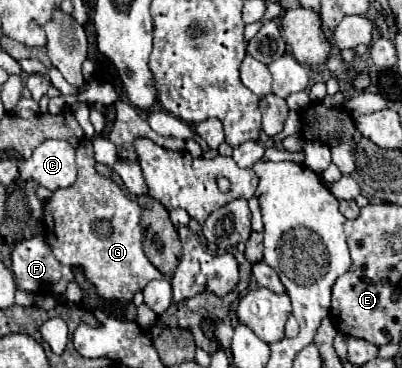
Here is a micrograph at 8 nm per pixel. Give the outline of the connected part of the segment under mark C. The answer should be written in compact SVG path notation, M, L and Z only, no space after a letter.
M45 140L33 150L31 158L19 166L19 172L23 180L33 178L49 190L71 186L77 176L75 148L63 140Z

